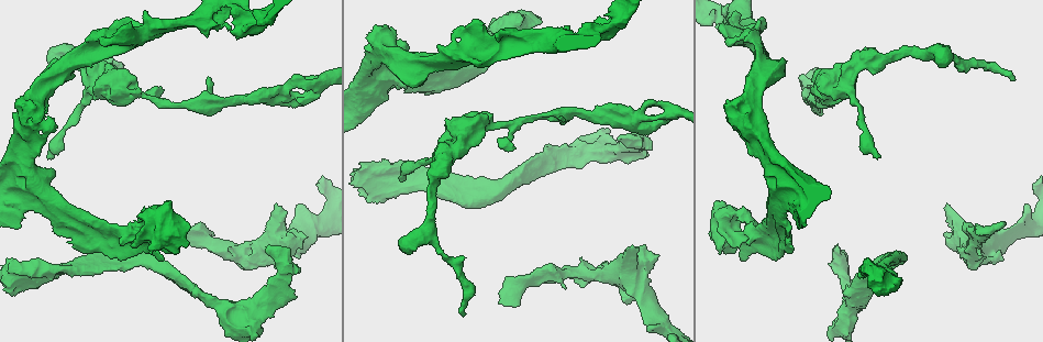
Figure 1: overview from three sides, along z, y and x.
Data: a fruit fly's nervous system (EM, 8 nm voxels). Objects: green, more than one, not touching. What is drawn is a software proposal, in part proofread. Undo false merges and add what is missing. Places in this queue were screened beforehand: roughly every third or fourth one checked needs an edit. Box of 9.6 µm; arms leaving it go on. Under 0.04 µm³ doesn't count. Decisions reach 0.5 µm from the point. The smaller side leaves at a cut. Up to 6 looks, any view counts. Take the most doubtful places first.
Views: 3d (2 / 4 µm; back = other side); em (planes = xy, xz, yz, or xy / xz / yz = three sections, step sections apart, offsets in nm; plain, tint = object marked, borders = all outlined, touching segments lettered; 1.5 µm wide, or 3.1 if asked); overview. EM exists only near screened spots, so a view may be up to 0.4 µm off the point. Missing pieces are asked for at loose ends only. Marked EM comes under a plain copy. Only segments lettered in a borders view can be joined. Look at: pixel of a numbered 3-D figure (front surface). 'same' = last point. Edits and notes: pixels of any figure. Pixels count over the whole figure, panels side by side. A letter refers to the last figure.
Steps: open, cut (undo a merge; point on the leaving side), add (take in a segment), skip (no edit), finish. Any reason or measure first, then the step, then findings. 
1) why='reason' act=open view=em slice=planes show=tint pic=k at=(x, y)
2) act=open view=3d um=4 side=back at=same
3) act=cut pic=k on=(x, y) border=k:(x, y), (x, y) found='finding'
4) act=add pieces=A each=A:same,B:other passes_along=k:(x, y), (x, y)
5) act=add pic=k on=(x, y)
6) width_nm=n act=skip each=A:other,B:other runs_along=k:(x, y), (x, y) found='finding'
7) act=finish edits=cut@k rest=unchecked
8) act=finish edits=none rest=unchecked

why='branch stops here' act=open view=em slice=xy step=8 show=tint pic=1 at=(1002, 223)

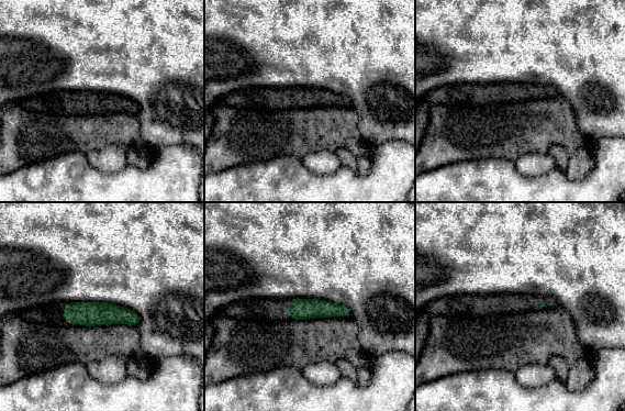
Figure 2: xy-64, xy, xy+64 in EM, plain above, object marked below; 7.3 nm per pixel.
why='another direction' act=open view=em slice=planes show=borders at=same

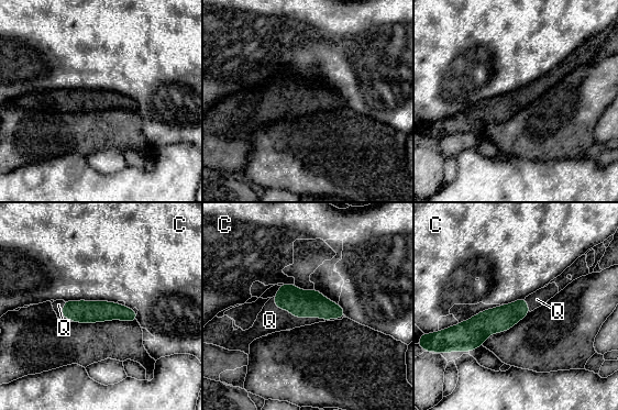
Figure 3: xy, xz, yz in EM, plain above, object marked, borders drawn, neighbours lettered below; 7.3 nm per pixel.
longest_contact=Q:420nm act=add pieces=Q each=C:other,Q:same found='it goes on there'

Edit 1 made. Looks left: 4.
act=open view=overview

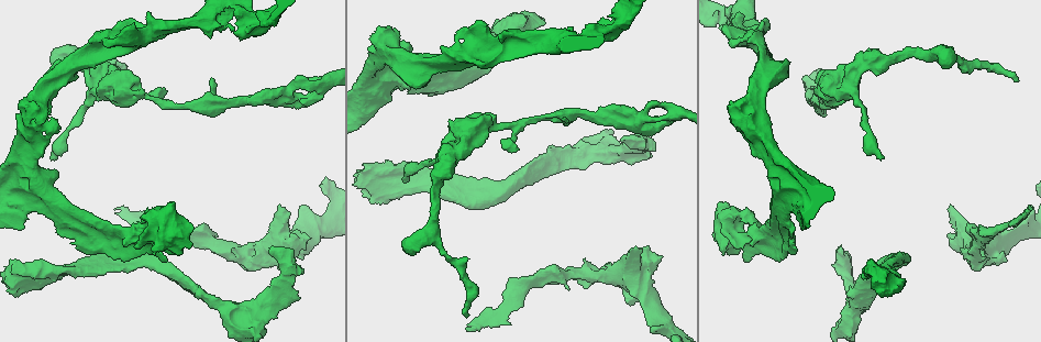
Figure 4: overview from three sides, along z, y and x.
why='branch stops here' act=open view=em slice=planes show=borders pic=4 at=(761, 24)

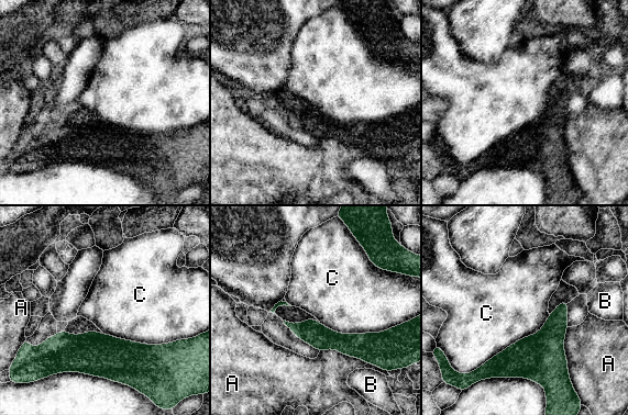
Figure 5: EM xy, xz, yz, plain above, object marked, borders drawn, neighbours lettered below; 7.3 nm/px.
longest_contact=C:650nm act=skip each=A:other,B:other,C:other runs_along=5:(290, 325), (342, 343), (397, 338) found='no lettered segment goes on from it'

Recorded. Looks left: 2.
why='thick end' act=open view=em slice=yz step=4 show=tint pic=4 at=(371, 203)

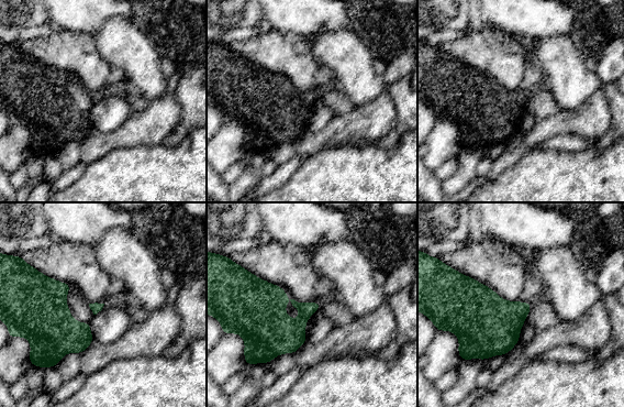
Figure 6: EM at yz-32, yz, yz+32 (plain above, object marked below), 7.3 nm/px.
why='another direction' act=open view=em slice=planes show=borders at=same

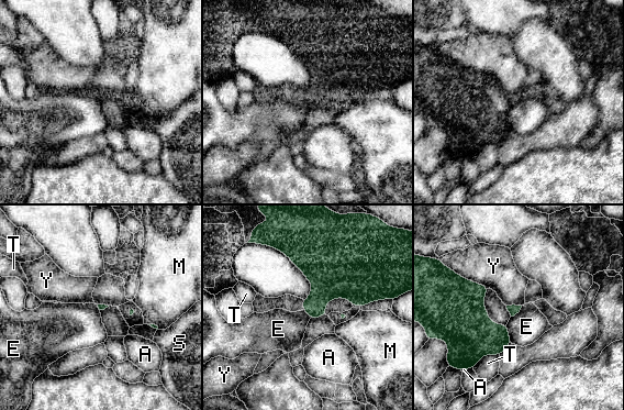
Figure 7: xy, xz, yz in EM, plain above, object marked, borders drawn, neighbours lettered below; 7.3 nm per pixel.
act=skip each=A:other,E:other,M:other,S:other,T:other,Y:other border=7:(506, 323), (511, 342) found='no lettered segment goes on from it'

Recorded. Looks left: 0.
act=finish edits=add@3 rest=unchecked

